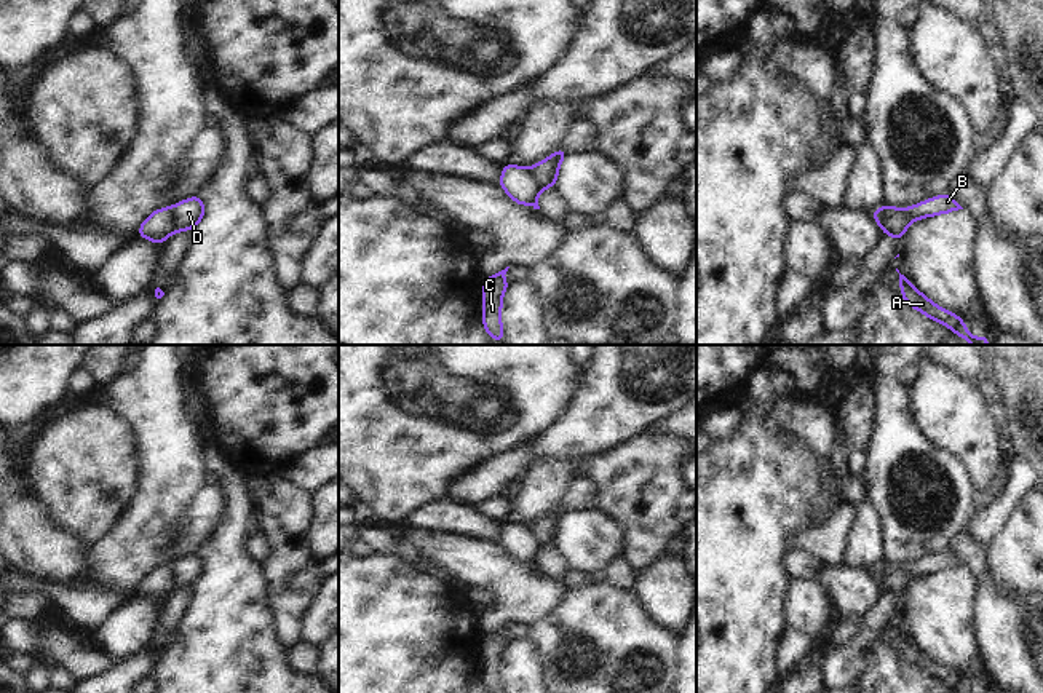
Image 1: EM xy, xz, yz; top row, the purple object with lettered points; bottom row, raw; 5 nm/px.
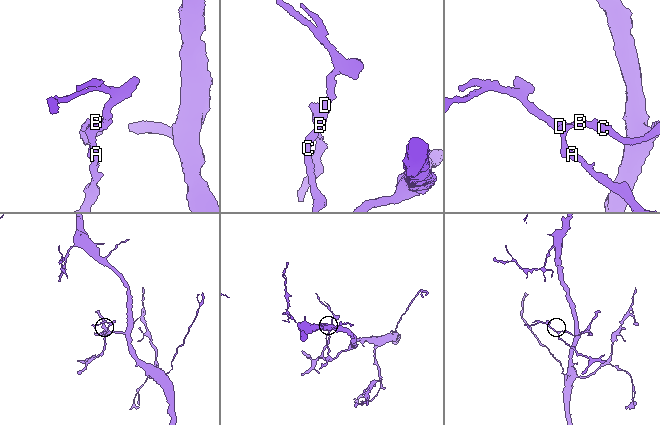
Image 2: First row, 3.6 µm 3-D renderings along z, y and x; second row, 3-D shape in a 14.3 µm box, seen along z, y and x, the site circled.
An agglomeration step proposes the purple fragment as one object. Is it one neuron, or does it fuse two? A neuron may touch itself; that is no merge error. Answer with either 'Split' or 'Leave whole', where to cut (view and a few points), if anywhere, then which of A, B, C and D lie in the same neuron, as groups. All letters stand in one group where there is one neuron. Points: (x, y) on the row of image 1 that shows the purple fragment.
Split. Split along xy (171, 206), (178, 230). Groups: A / B C D

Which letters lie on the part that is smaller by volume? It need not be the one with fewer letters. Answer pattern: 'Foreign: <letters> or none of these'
Foreign: A

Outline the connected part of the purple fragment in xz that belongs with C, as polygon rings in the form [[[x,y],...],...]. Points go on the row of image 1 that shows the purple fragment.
[[[510,267],[492,276],[487,276],[482,286],[482,326],[495,342],[505,342],[502,327],[502,297],[510,287],[505,279],[508,268]]]

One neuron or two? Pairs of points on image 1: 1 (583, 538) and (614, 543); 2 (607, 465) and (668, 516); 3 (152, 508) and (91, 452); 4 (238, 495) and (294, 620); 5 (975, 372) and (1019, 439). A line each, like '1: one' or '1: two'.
1: one
2: one
3: two
4: two
5: two

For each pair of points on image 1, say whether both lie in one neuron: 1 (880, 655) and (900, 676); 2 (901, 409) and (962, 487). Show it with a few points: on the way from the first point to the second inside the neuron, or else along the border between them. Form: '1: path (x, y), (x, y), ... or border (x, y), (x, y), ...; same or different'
1: path (885, 660), (895, 671); same
2: path (904, 430), (944, 468); same

